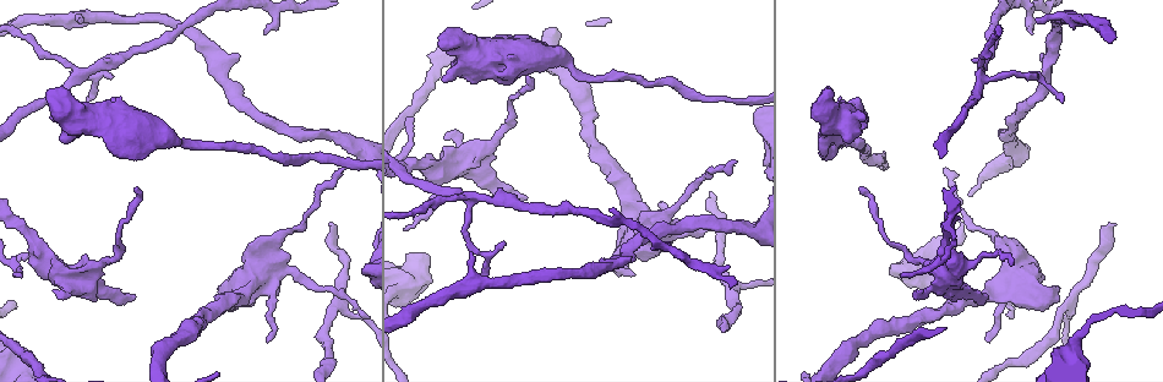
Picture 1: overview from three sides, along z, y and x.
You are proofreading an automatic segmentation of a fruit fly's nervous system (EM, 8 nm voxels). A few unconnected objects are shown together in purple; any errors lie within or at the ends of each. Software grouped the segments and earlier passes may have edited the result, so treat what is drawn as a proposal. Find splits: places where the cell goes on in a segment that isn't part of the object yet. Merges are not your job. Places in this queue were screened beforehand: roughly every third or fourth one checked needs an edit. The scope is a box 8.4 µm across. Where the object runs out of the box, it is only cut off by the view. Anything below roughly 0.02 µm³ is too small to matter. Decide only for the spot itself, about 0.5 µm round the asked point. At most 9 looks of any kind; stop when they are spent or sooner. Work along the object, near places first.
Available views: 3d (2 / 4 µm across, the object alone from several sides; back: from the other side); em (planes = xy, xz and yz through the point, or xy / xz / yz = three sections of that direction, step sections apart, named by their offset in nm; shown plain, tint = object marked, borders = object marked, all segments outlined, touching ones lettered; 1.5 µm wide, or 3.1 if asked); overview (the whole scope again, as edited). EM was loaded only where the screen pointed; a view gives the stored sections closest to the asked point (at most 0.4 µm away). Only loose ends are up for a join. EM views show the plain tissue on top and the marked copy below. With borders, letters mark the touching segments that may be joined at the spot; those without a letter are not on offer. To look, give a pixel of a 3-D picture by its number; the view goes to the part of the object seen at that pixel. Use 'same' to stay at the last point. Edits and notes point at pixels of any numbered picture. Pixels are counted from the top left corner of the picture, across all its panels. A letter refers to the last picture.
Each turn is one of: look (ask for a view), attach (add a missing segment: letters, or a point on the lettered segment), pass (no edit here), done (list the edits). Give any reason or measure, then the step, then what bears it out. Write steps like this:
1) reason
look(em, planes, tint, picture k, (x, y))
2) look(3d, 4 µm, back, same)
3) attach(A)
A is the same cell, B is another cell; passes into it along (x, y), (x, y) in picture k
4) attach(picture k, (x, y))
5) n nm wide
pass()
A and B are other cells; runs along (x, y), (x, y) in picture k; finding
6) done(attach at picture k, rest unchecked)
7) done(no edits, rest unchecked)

an open end
look(em, xy, step 8, borders, picture 1, (1056, 286))

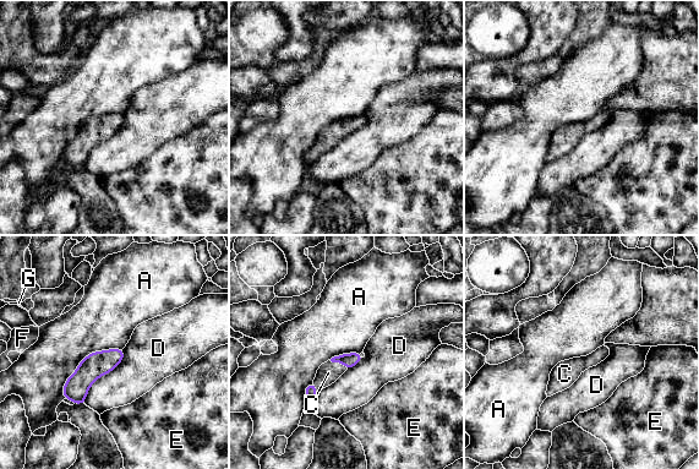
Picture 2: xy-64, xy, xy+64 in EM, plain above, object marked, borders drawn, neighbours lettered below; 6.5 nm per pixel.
A touches over 500 nm
attach(C)
C is the same cell, A, D, E, F and G are other cells; passes into it along (349, 360), (338, 361), (328, 372) in picture 2; the cell continues

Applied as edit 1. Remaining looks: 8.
look(3d, 2 µm, picture 1, (1114, 225))

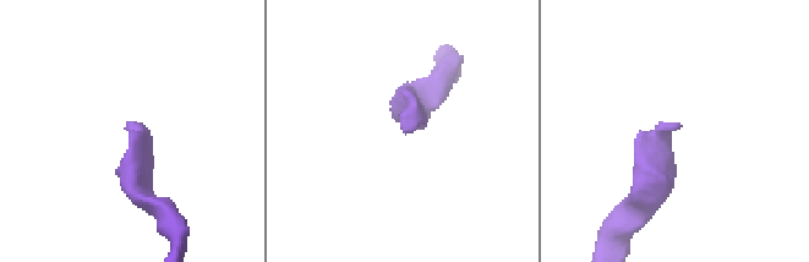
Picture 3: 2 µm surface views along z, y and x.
shape alone is not enough
look(em, planes, borders, picture 3, (132, 121))

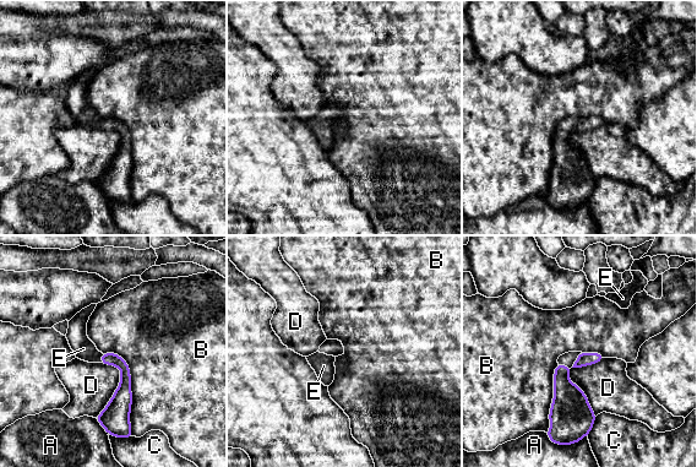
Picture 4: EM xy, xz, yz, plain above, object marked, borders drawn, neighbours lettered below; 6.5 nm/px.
attach(E)
E is the same cell, A, B, C and D are other cells; the cell continues

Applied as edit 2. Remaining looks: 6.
free end
look(em, planes, borders, picture 1, (944, 170))

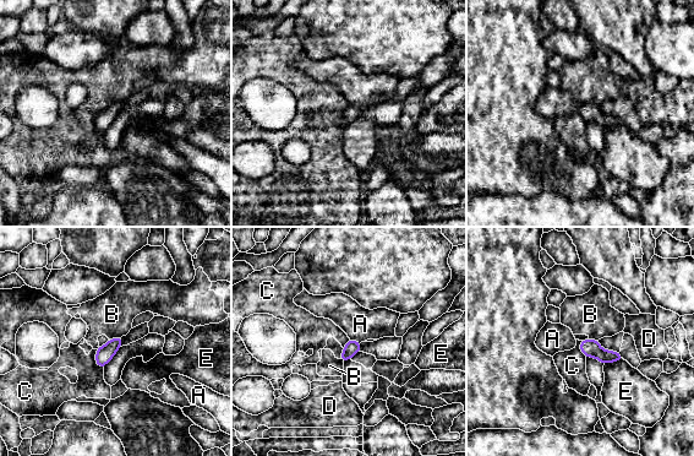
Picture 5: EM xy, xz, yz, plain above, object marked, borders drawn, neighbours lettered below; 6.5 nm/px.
pass()
A, B, C, D and E are other cells; border along (96, 349), (96, 363), (103, 368) in picture 5; no lettered segment goes on from it

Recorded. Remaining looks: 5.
free end
look(em, yz, step 4, borders, picture 1, (865, 120))

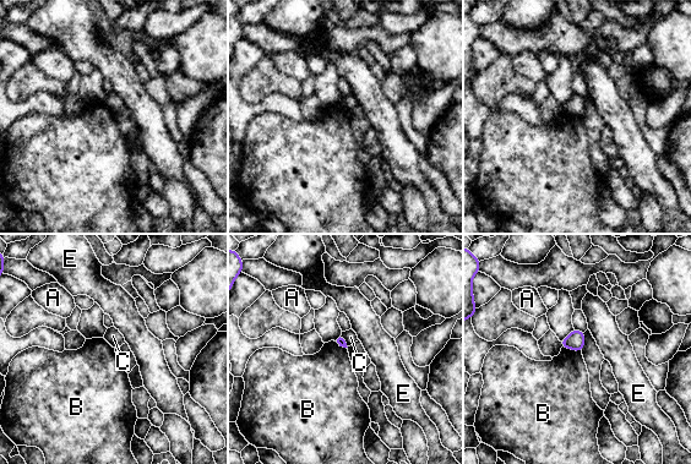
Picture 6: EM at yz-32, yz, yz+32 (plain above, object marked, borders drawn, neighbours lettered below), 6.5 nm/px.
cut it another way
look(em, planes, borders, same)

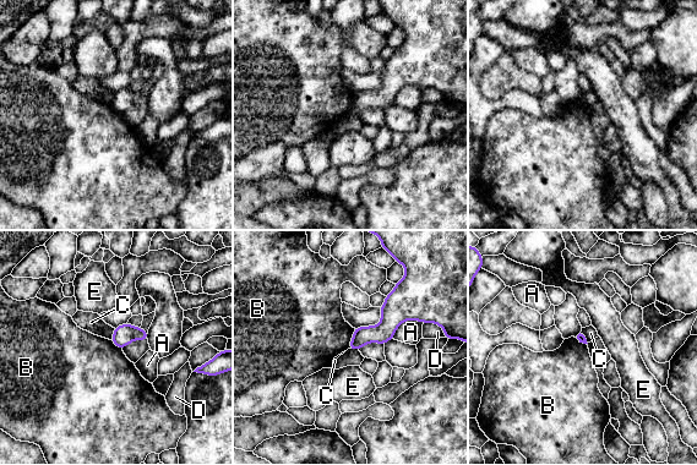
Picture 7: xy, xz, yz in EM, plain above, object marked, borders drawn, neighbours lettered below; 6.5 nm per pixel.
A touches over 240 nm
pass()
A, B, C, D and E are other cells; no lettered segment goes on from it

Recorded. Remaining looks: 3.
done(attach at picture 2, attach at picture 4, rest unchecked)

